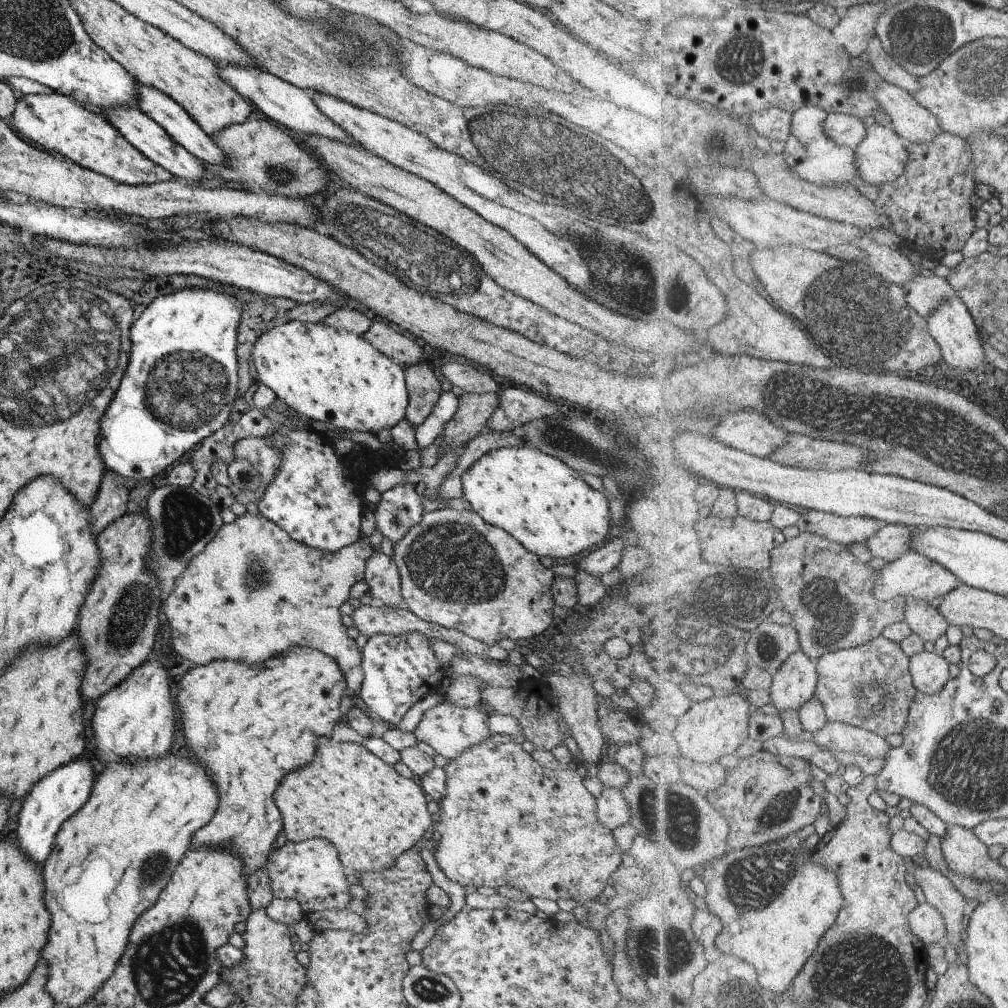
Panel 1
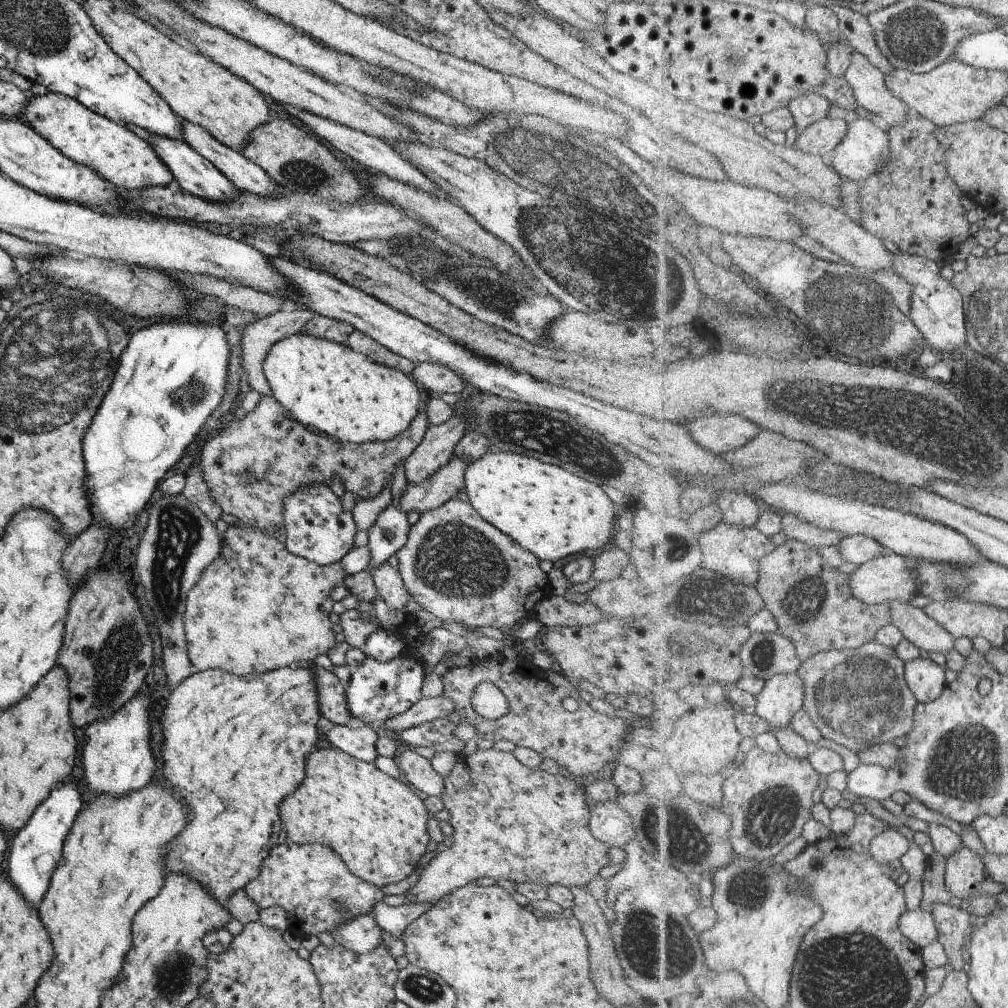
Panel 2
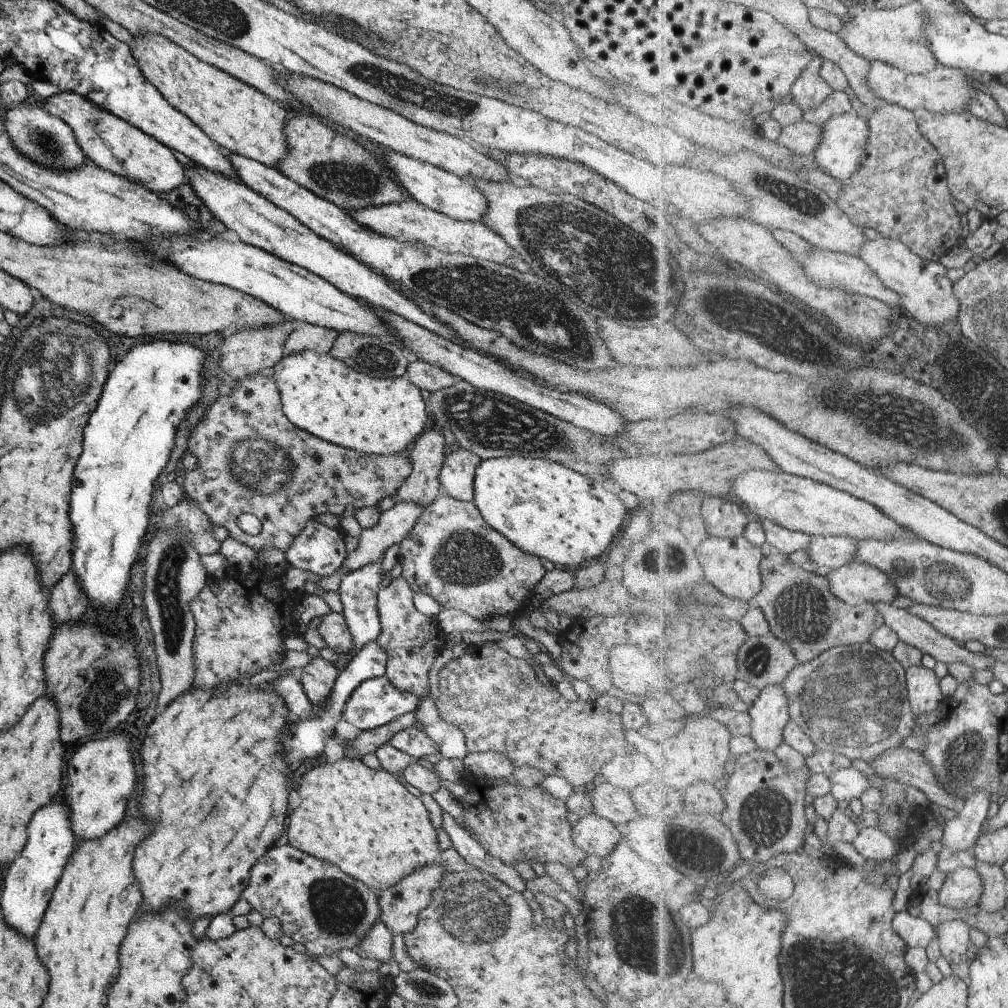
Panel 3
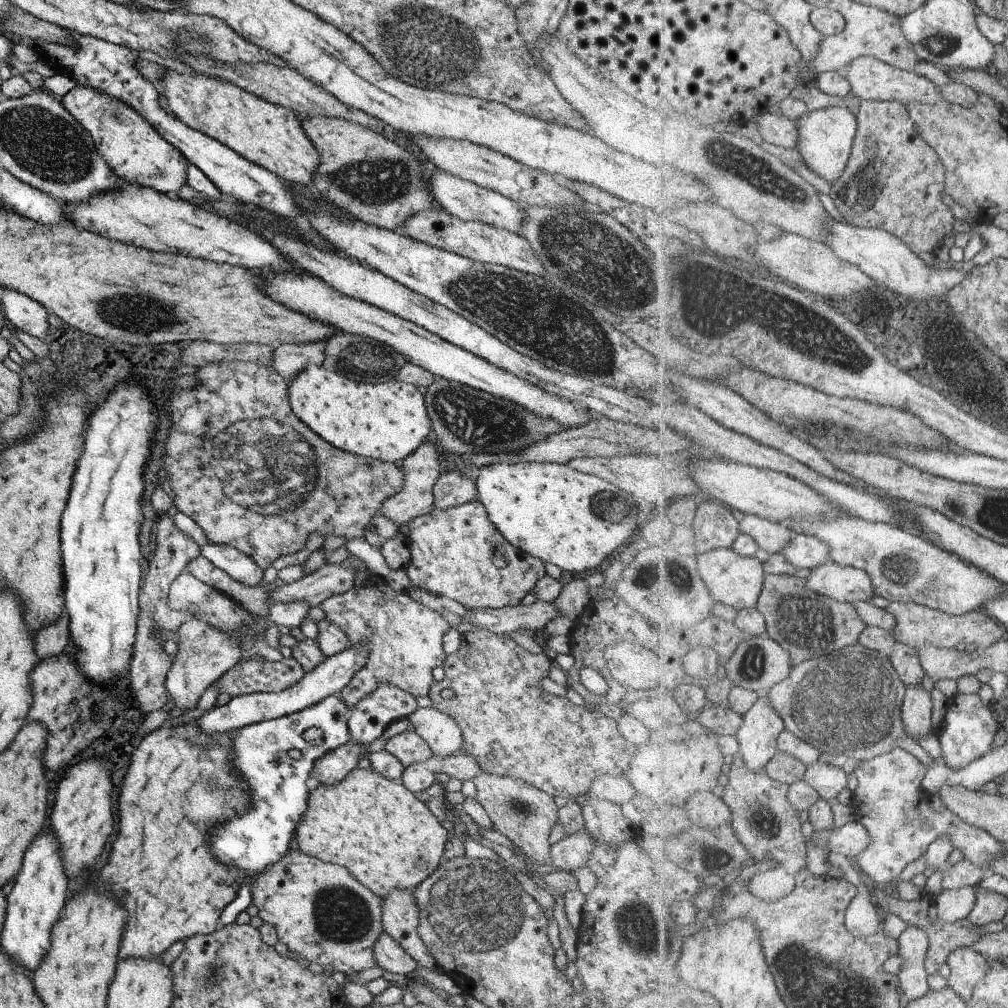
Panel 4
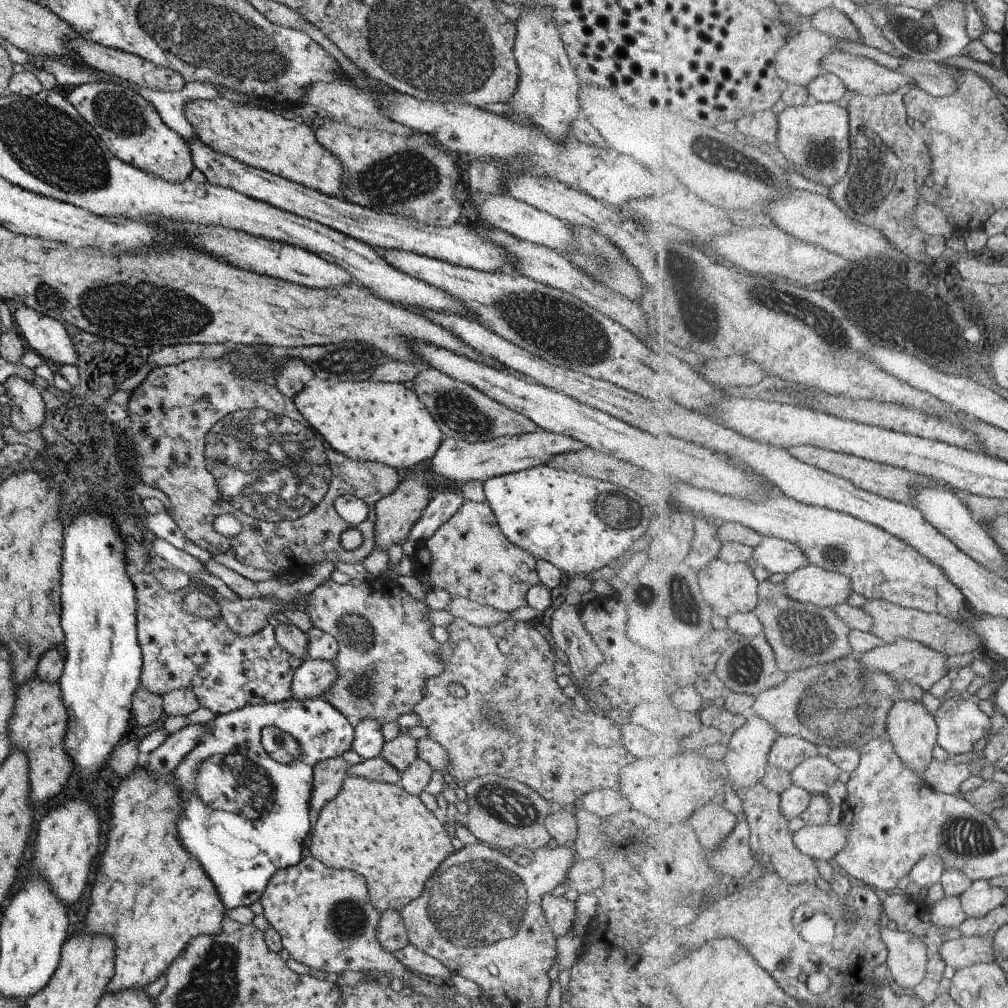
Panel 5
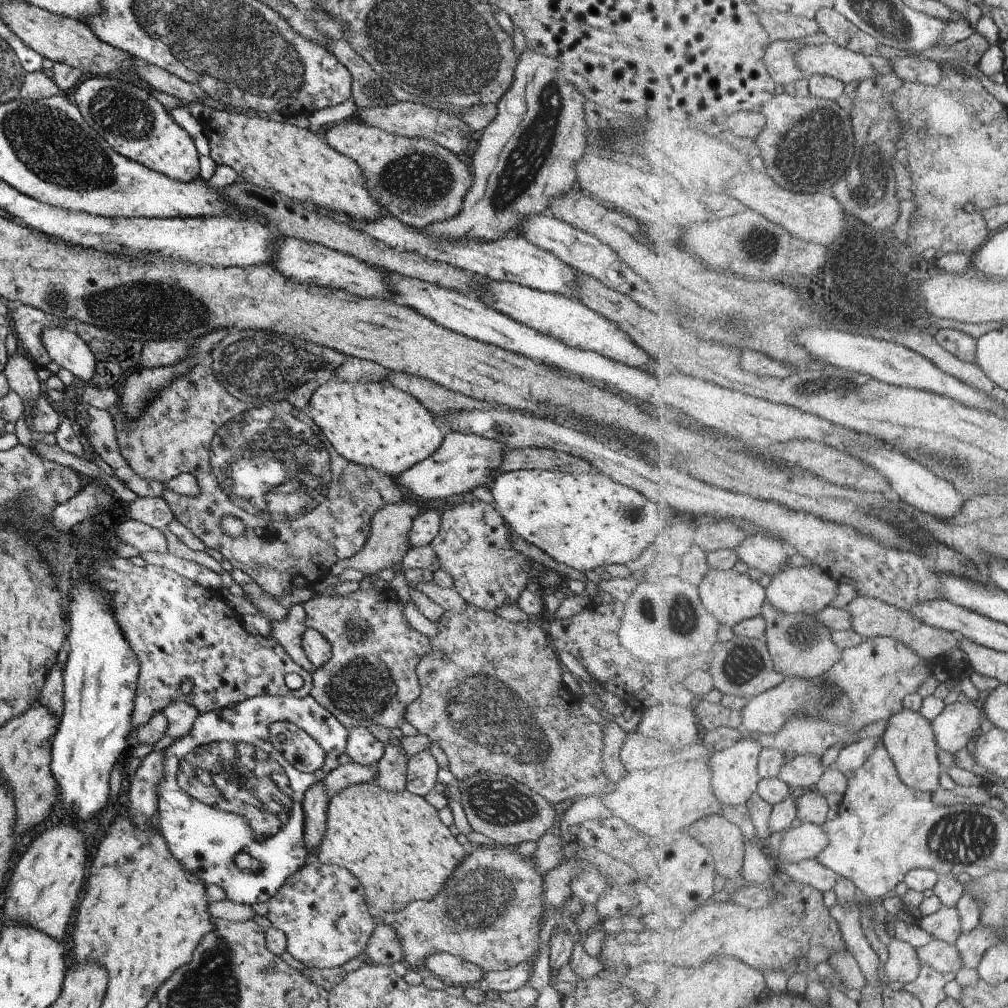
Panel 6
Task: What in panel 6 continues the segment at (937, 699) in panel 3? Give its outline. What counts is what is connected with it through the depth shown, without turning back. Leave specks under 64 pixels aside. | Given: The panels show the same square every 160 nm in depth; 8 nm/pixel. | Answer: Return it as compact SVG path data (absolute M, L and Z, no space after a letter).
M903 709L900 713L895 712L889 718L883 739L889 754L892 755L900 777L909 786L932 792L940 788L938 785L939 772L943 766L937 758L939 746L932 721L925 718L921 710L914 712L913 710Z

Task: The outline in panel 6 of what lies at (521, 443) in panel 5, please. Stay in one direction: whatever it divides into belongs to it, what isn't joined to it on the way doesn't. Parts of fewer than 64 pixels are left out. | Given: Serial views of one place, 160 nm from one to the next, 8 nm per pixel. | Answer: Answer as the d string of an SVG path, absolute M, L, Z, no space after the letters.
M445 430L442 441L433 454L403 471L394 481L398 487L403 486L405 491L416 496L415 499L443 500L454 494L465 494L476 486L488 486L492 474L500 468L502 455L507 448L509 446L506 444L481 435Z

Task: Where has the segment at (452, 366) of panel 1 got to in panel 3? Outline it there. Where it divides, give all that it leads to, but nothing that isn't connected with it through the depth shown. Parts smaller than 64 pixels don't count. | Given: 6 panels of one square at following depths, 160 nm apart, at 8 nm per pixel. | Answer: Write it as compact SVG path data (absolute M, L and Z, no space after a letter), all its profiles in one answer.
M416 359L409 360L405 378L419 391L425 390L425 392L429 393L453 386L457 382L457 378L453 377L449 372L441 370L439 366L432 366L427 362Z

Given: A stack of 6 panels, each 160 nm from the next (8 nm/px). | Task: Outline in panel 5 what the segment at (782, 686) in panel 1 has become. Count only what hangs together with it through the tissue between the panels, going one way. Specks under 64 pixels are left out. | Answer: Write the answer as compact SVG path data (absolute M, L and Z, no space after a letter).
M751 713L747 716L746 723L738 728L732 736L733 740L729 740L724 758L727 758L729 768L731 768L733 786L737 786L737 788L755 786L758 782L762 782L770 768L770 752L779 738L778 730L768 720Z

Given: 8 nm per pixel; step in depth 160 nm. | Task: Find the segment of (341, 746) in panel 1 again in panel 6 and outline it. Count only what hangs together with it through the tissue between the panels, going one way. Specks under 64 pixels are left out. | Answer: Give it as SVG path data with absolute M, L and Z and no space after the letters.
M373 782L346 786L328 798L323 838L315 853L319 862L346 868L357 878L366 904L383 915L400 911L413 901L433 899L453 867L467 854L422 796L407 789L390 791Z

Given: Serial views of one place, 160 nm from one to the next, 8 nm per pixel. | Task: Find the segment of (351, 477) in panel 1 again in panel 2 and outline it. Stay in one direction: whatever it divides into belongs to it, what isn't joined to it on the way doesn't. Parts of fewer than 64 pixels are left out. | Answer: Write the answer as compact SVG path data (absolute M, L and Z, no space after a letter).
M307 484L283 500L284 548L289 554L319 566L329 566L340 562L352 550L353 536L357 530L351 513L345 512L338 500L325 484Z

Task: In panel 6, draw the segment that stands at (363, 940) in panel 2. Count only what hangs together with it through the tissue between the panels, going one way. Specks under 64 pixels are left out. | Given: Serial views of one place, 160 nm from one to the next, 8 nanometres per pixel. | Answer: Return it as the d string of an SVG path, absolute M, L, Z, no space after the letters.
M431 953L423 957L420 971L423 974L434 975L446 985L471 984L474 986L481 975L485 974L478 966L447 953Z

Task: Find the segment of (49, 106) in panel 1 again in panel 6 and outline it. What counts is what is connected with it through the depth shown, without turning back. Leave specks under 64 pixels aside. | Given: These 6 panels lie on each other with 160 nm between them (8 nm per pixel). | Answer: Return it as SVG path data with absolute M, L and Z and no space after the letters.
M86 77L77 83L73 102L89 125L117 154L169 178L191 182L198 176L198 154L191 137L173 122L166 108L135 83Z

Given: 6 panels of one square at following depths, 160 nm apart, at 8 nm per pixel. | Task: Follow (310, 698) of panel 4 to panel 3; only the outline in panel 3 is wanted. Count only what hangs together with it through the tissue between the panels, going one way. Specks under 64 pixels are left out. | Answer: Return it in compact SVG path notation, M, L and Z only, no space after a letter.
M371 562L361 566L361 568L357 568L357 570L353 570L353 572L346 573L340 578L341 582L339 582L337 596L339 596L339 601L343 605L341 616L345 620L345 626L349 630L353 646L349 648L348 652L345 652L344 657L346 661L337 666L338 671L345 670L349 666L349 662L351 662L351 658L357 656L359 650L363 650L367 642L376 641L379 635L380 624L377 616L376 595L377 590L380 588L382 574L380 562Z

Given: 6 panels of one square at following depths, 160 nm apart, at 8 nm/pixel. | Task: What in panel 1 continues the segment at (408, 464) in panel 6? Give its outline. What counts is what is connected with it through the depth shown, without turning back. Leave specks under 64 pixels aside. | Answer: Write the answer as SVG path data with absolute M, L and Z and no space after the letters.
M289 320L256 336L250 359L257 381L270 388L278 399L304 418L327 422L341 430L370 432L381 437L404 418L408 392L404 369L374 349L361 335L337 330L325 323Z

